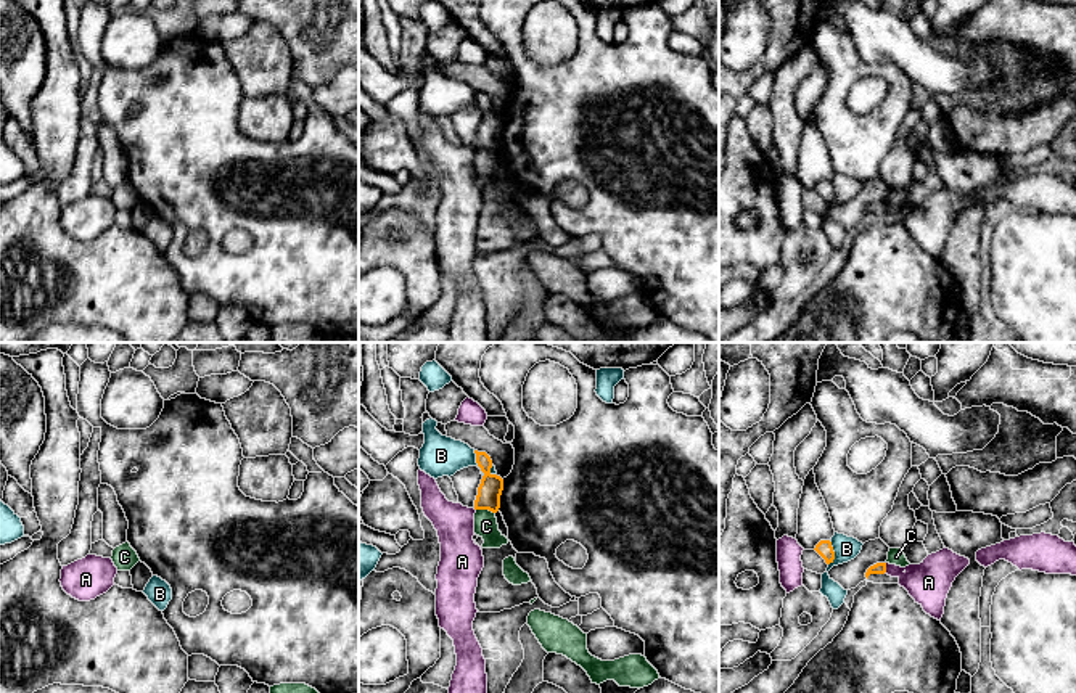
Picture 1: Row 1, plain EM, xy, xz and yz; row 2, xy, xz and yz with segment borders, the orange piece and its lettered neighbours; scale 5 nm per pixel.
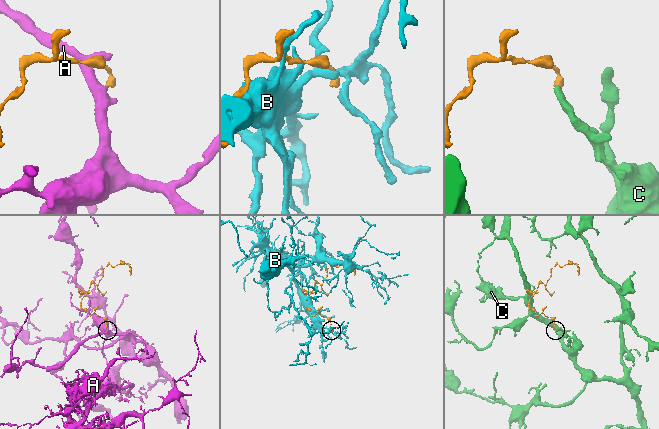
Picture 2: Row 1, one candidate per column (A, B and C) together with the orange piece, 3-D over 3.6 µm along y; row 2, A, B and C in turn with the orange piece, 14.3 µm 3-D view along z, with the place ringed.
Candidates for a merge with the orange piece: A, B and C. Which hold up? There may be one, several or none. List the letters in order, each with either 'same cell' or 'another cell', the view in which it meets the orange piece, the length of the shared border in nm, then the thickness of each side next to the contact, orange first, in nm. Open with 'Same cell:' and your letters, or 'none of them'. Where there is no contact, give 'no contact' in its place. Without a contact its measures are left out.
Same cell: none of them
A: another cell; contact in yz; length 60 nm; calibres 60 and 220 nm
B: another cell; contact in yz; length 130 nm; calibres 80 and 120 nm
C: another cell; contact in xz; length 100 nm; calibres 120 and 120 nm

